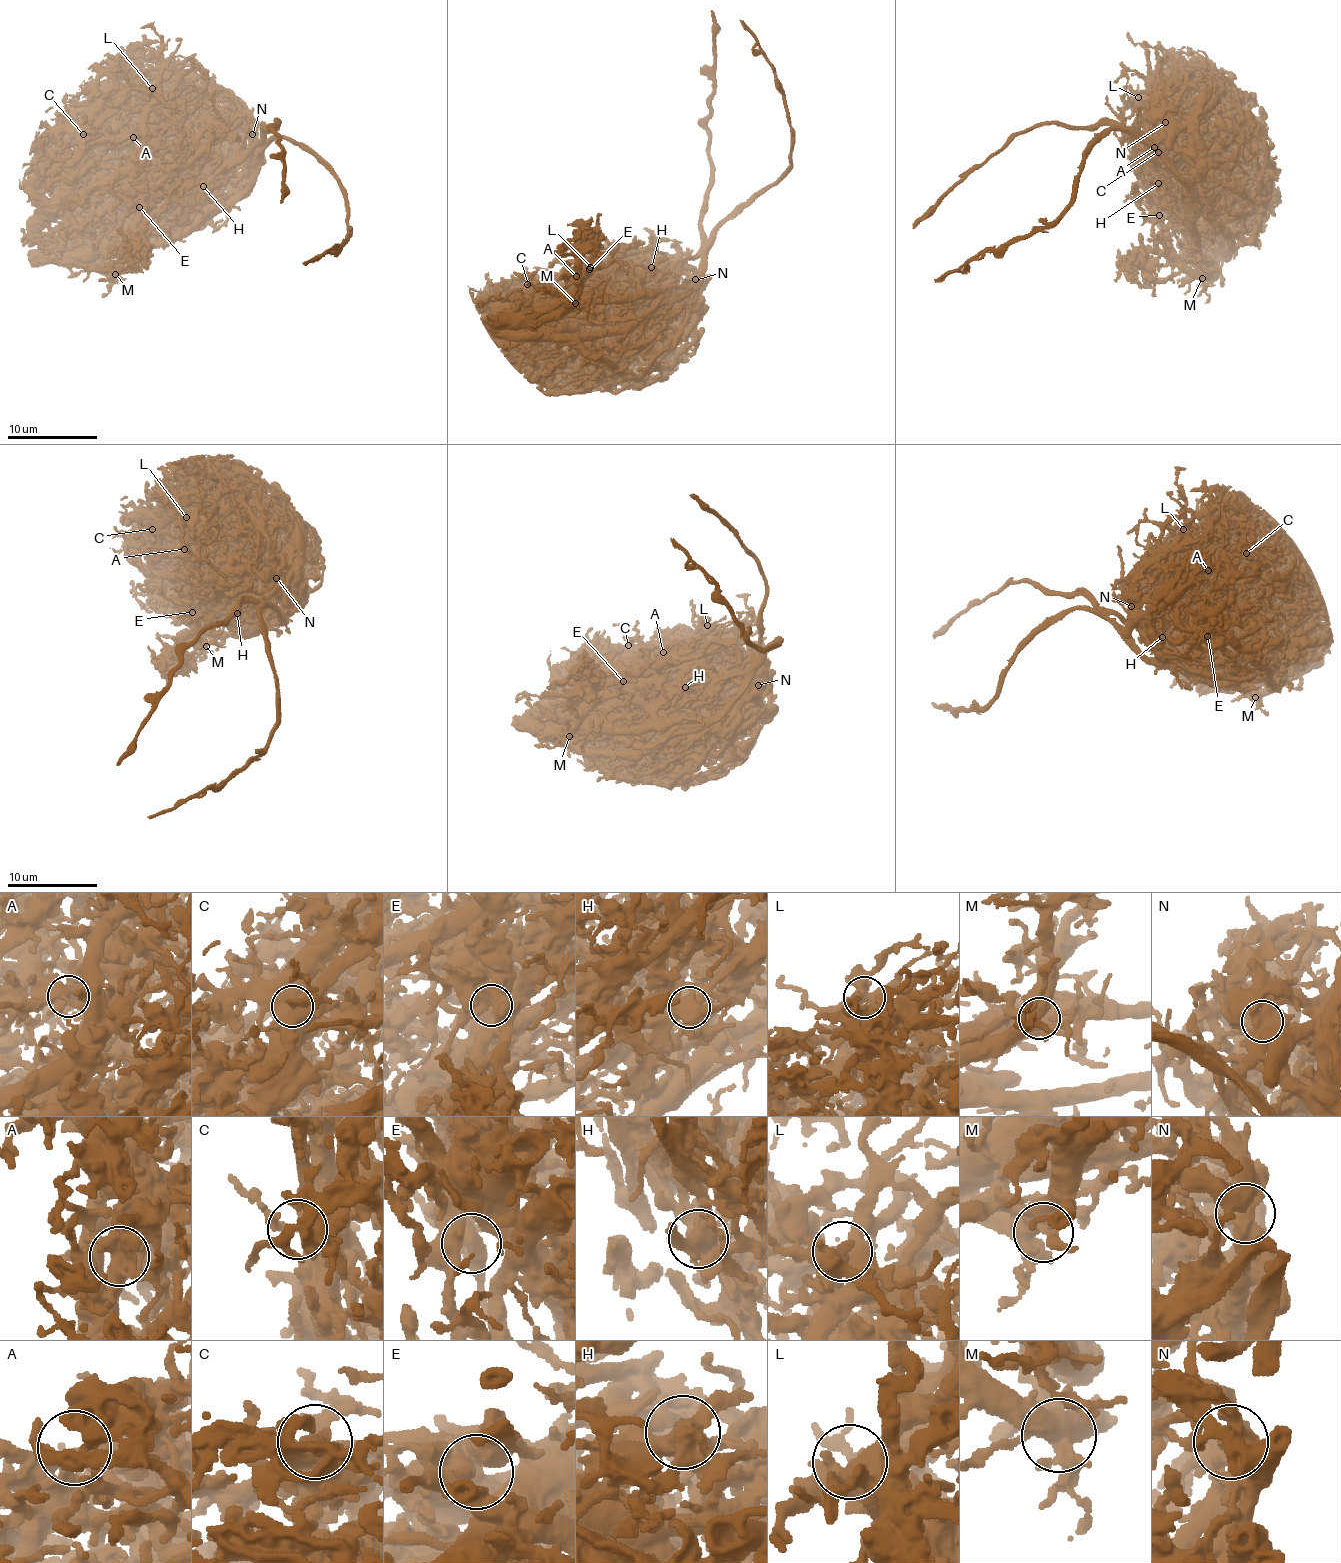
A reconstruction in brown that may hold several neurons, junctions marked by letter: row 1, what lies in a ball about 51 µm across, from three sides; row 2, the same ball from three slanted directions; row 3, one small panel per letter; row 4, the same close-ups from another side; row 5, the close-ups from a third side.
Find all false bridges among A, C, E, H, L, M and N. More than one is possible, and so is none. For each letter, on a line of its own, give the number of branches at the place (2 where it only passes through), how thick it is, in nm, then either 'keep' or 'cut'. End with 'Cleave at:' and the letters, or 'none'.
A: branches 2; calibre 360 nm; keep
C: branches 2; calibre 550 nm; keep
E: branches 2; calibre 480 nm; keep
H: branches 5; calibre 600 nm; cut
L: branches 5; calibre 500 nm; keep
M: branches 5; calibre 500 nm; keep
N: branches 2; calibre 550 nm; cut
Cleave at: H, N

